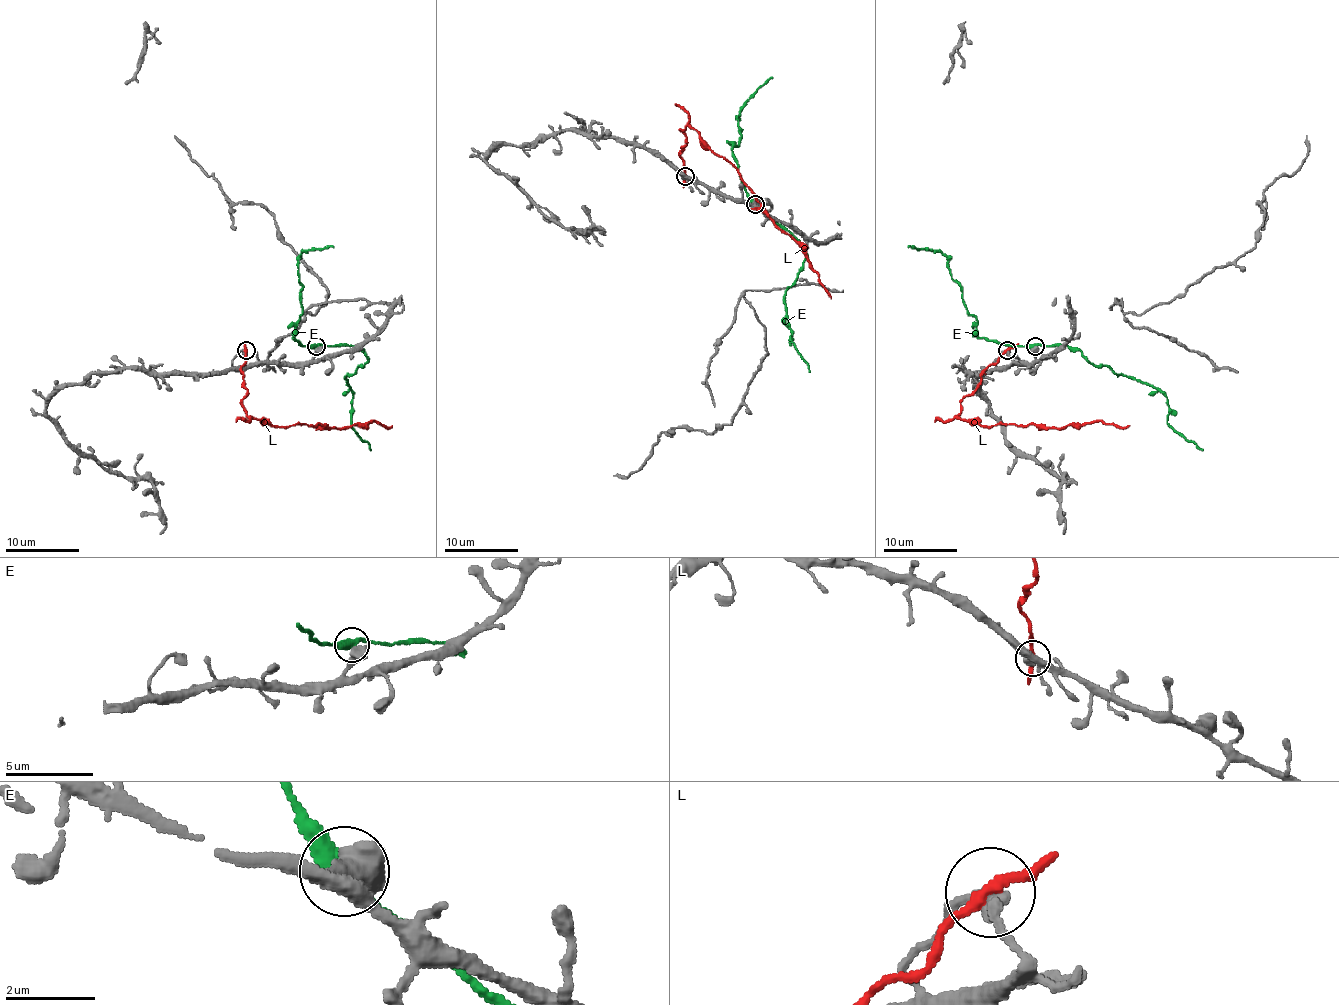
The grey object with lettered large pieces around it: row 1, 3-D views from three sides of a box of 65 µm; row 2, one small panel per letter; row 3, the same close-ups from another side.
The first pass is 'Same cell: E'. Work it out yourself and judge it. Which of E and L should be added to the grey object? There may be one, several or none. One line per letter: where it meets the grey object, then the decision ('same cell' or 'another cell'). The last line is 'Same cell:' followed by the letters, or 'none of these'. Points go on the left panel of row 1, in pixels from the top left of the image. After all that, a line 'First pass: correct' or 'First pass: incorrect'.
E: (316, 346) | same cell
L: (246, 350) | another cell
Same cell: E
First pass: correct

